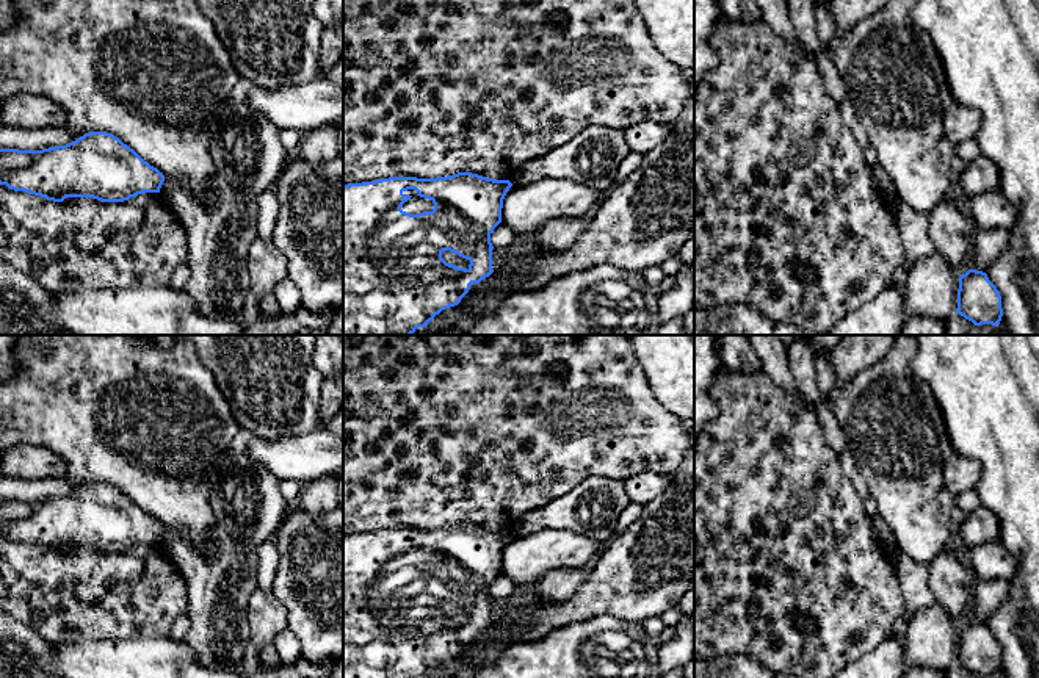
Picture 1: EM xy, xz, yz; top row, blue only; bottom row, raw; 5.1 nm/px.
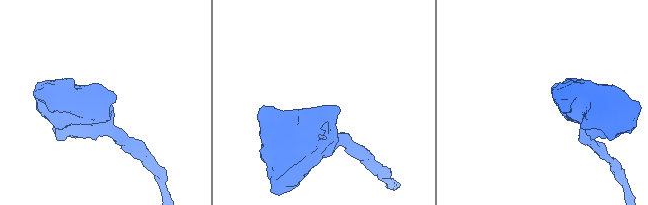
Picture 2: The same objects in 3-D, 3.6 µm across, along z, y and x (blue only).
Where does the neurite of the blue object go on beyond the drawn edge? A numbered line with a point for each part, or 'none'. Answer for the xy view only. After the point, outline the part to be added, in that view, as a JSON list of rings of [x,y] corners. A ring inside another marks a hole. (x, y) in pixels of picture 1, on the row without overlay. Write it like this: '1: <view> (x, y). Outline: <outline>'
none

